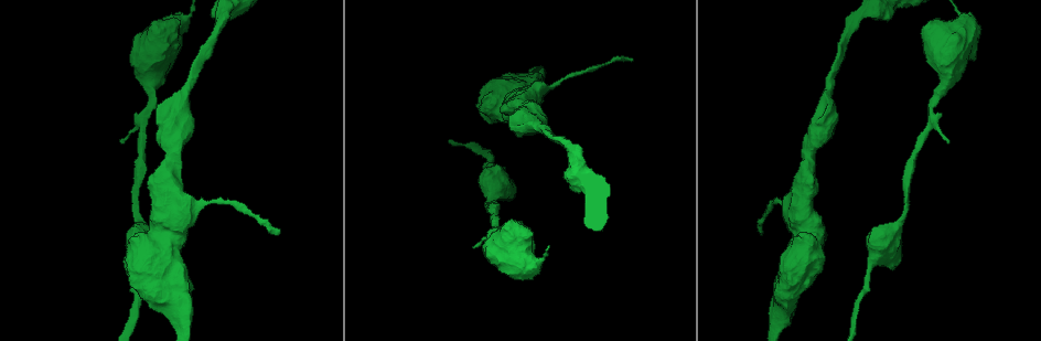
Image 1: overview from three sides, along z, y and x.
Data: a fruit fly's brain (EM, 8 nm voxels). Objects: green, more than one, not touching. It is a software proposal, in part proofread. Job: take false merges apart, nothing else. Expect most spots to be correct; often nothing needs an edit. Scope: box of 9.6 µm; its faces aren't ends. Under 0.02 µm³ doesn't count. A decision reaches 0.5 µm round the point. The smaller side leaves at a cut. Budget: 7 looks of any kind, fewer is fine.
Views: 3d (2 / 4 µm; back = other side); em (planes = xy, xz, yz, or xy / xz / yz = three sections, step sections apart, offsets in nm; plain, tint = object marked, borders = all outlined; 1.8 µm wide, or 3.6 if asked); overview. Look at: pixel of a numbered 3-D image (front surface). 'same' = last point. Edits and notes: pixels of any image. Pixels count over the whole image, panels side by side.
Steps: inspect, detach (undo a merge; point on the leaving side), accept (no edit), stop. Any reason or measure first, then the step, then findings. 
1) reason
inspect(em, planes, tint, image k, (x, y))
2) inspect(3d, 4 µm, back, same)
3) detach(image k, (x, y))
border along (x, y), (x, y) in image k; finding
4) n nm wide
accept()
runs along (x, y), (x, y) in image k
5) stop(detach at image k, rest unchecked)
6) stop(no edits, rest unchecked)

calibre changes
inspect(em, planes, tint, image 1, (190, 18))

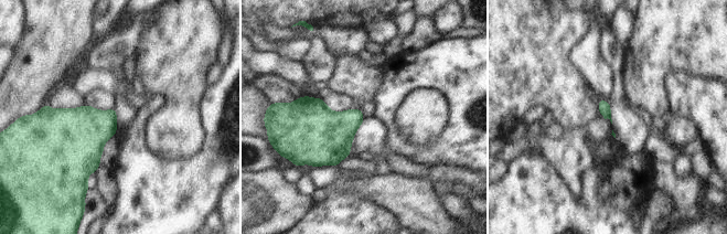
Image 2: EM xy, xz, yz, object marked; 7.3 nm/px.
accept()
all the same neuron

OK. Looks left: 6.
thick turns thin
inspect(em, 3.6 µm, planes, tint, image 1, (535, 92))

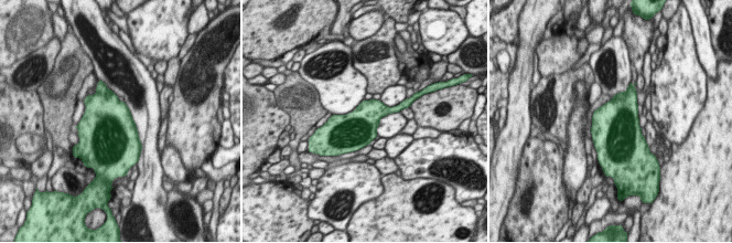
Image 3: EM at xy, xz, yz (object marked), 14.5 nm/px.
accept()
one neuron here

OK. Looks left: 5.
inspect(em, 3.6 µm, planes, tint, image 1, (145, 275))

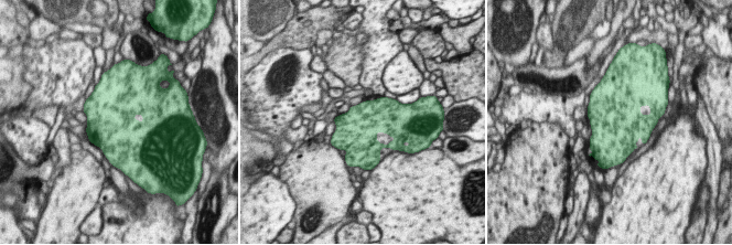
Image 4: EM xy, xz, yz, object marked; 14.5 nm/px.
accept()
one neuron here

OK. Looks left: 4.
stop(no edits, rest unchecked)

